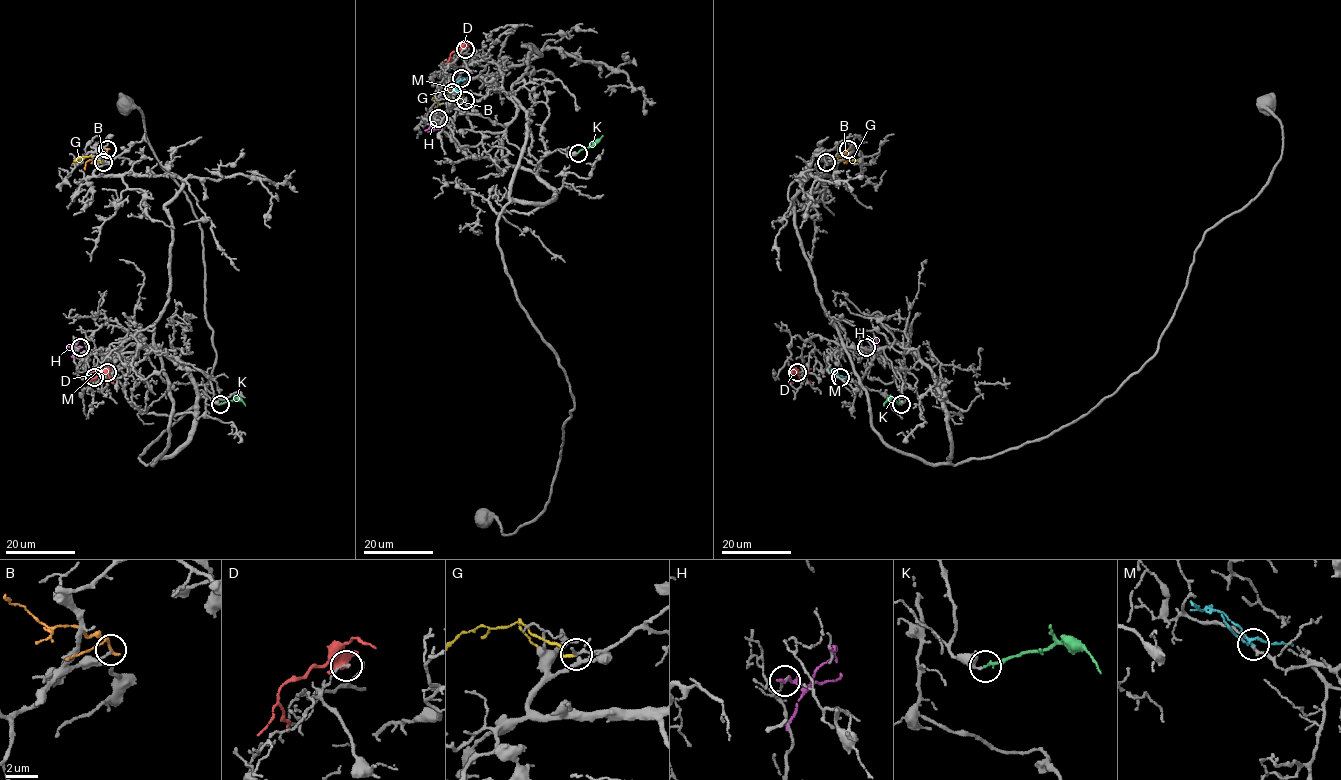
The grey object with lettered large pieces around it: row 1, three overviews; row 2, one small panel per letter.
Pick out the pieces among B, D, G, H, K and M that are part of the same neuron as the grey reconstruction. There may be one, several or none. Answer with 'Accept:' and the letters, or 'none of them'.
Accept: K

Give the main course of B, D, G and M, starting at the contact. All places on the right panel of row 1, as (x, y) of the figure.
B: (848, 149), (835, 169)
D: (797, 371), (802, 378), (811, 368)
G: (825, 162), (837, 155), (863, 162)
M: (840, 377), (827, 369)

